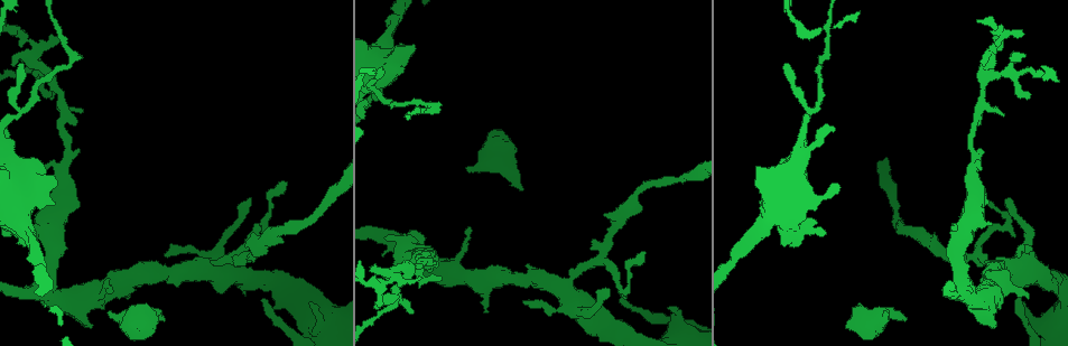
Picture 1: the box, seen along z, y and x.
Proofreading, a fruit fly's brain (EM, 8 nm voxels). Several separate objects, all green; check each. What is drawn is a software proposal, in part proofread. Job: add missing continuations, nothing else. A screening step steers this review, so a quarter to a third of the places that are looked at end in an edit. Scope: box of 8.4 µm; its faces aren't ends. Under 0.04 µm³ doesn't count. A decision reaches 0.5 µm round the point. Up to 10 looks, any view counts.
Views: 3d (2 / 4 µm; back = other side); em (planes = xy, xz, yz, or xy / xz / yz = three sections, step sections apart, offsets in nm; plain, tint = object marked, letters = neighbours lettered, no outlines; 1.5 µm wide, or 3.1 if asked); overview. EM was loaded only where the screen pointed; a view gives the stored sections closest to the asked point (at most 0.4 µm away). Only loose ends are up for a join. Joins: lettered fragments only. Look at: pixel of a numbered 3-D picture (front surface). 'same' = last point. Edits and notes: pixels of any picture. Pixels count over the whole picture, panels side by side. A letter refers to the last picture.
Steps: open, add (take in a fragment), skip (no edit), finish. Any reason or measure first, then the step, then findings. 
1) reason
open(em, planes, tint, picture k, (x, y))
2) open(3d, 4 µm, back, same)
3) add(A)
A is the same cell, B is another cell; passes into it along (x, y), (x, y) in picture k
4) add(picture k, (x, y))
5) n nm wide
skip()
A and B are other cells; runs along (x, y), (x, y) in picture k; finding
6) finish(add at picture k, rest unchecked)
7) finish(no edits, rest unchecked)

an open end
open(3d, 4 µm, picture 1, (906, 318))

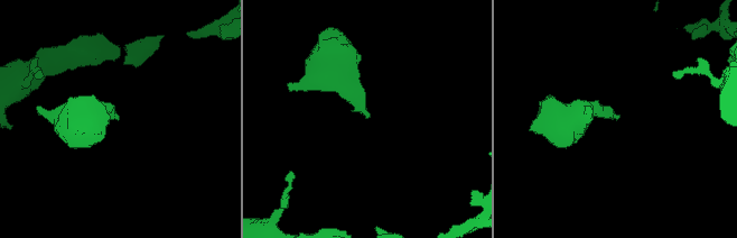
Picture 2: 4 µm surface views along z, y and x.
shape alone is not enough
open(em, xz, step 8, letters, picture 2, (368, 116))

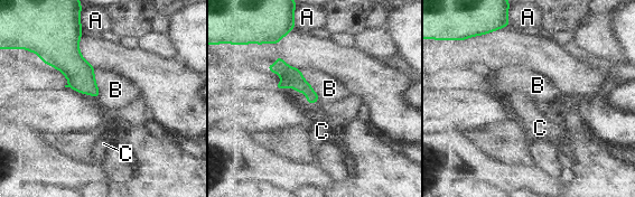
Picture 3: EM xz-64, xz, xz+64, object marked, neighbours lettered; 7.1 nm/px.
open(em, planes, letters, same)

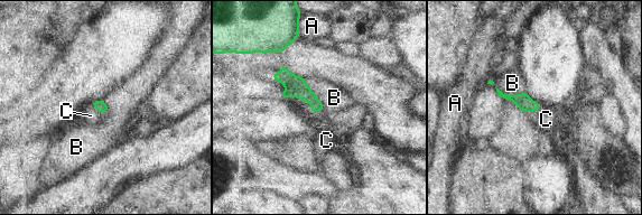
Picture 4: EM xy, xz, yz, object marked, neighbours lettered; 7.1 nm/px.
add(C)
C is the same cell, A and B are other cells; it goes on there

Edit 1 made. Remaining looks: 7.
thin end
open(em, planes, letters, picture 1, (623, 305))

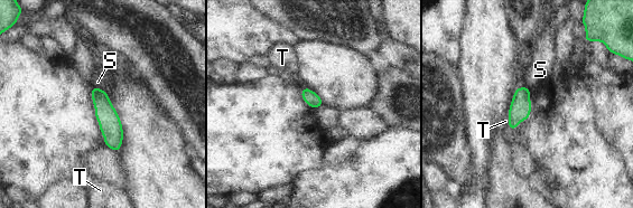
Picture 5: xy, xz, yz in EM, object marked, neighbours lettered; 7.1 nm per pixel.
100 nm wide
skip()
S and T are other cells; border along (92, 85), (100, 90) in picture 5; none of them fits

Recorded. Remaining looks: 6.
see it whole again
open(overview)

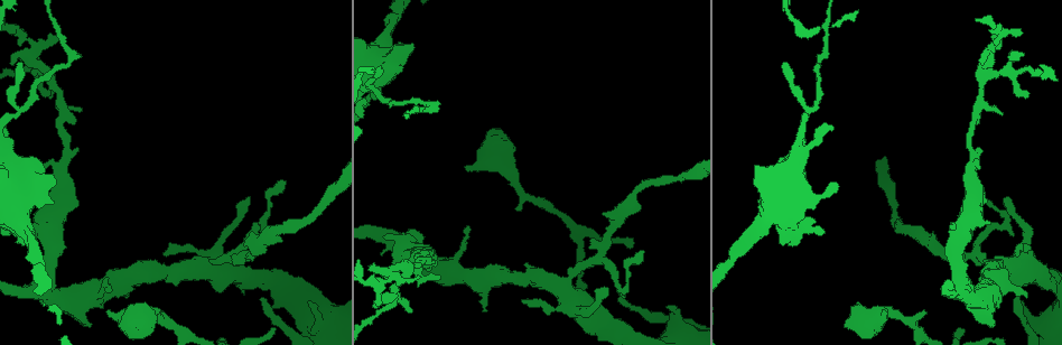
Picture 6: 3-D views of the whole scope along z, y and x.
stops while still wide
open(em, xz, step 8, tint, picture 6, (90, 325))

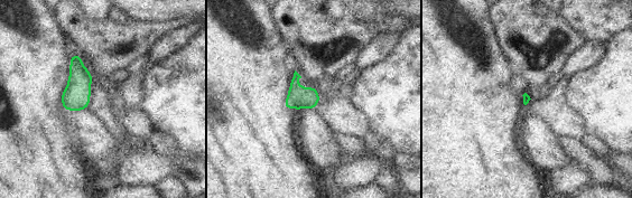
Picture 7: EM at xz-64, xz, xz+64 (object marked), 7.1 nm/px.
cut it another way
open(em, planes, letters, same)

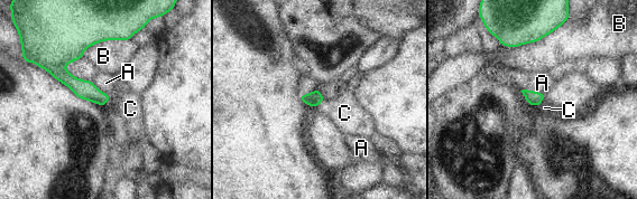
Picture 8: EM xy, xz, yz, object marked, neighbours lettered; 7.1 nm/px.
B touches over 460 nm
add(C)
C is the same cell, A and B are other cells; passes into it along (85, 89), (108, 100), (128, 104) in picture 8; it goes on there

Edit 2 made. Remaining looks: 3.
open(overview)

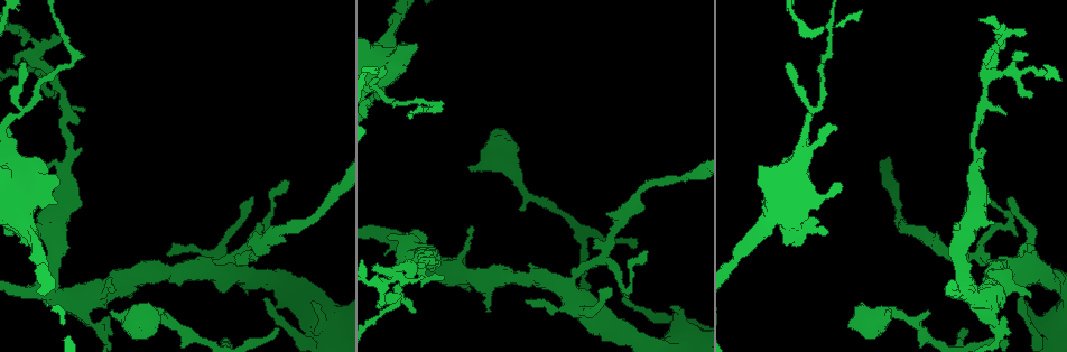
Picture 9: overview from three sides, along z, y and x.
stops while still wide
open(3d, 2 µm, picture 9, (792, 246))

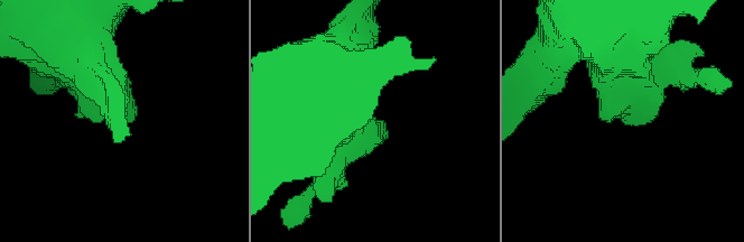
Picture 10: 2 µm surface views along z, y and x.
open(em, planes, letters, picture 10, (383, 127))

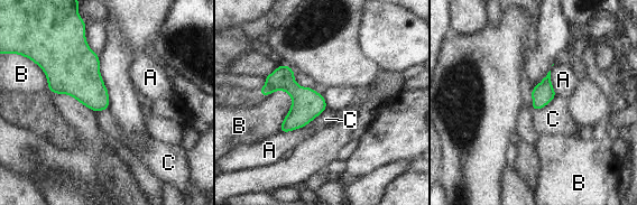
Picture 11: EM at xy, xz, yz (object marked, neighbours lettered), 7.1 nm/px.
skip()
A, B and C are other cells; border along (555, 95), (543, 106), (532, 110) in picture 11; no lettered fragment goes on from it

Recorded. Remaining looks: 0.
finish(add at picture 4, add at picture 8, rest unchecked)

